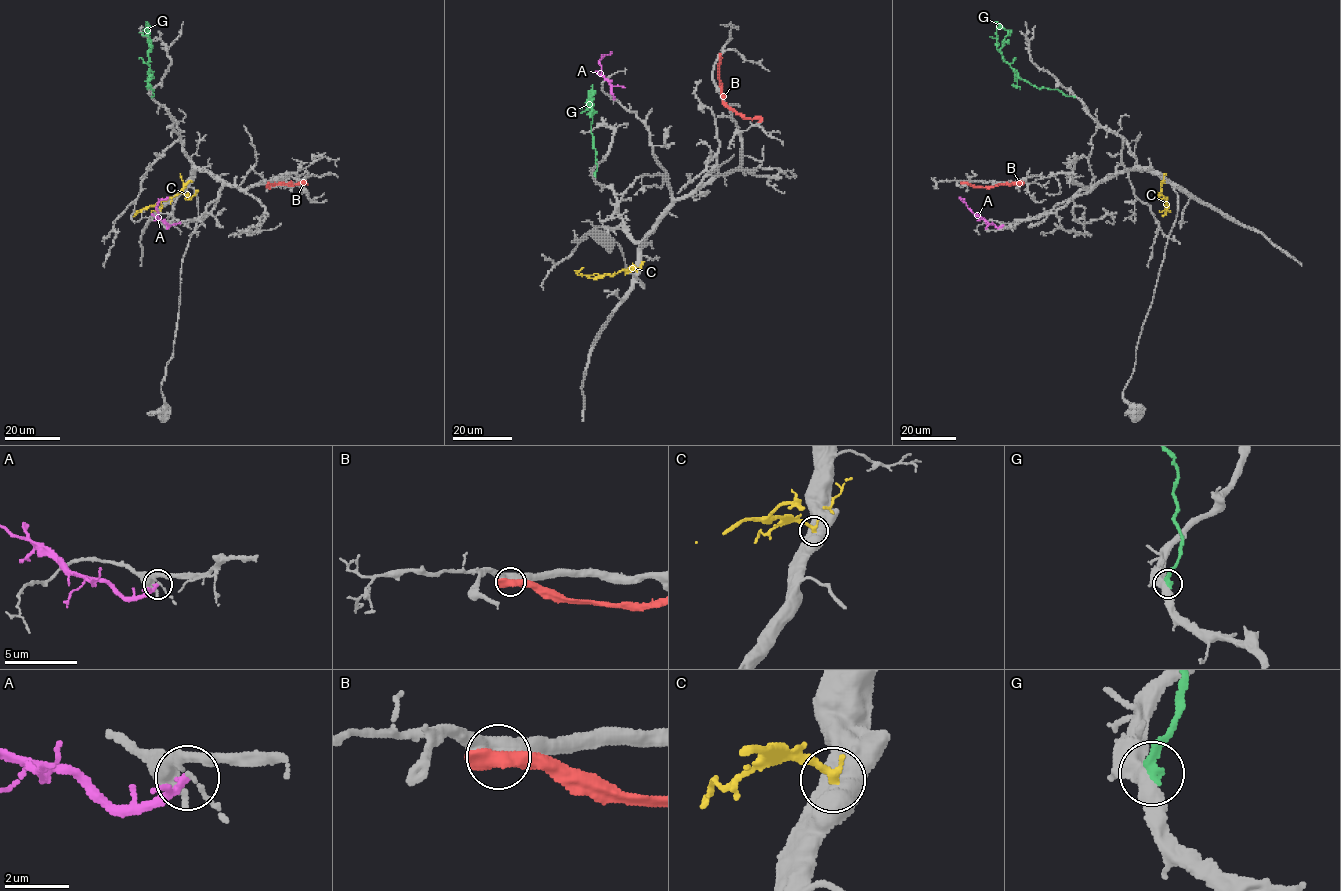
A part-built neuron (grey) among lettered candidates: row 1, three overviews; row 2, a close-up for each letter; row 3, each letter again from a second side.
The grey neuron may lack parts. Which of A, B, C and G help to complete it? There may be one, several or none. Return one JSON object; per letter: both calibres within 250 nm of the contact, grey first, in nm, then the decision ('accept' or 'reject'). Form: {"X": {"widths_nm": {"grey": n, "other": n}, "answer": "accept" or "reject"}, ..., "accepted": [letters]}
{"A": {"widths_nm": {"grey": 240, "other": 220}, "answer": "reject"}, "B": {"widths_nm": {"grey": 480, "other": 750}, "answer": "reject"}, "C": {"widths_nm": {"grey": 850, "other": 340}, "answer": "accept"}, "G": {"widths_nm": {"grey": 440, "other": 280}, "answer": "reject"}, "accepted": ["C"]}

